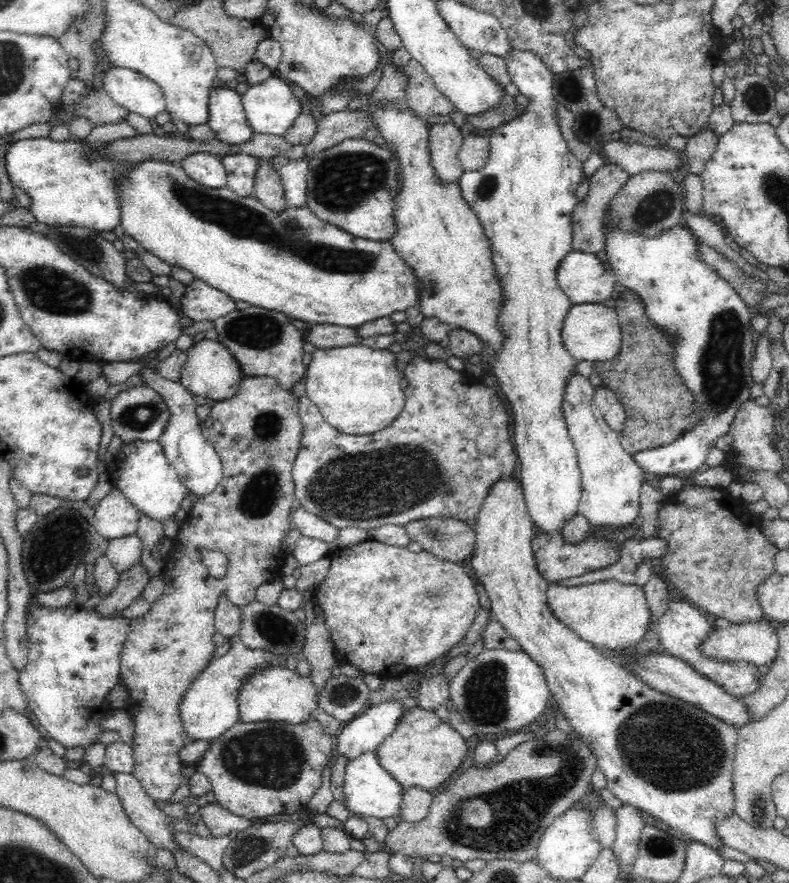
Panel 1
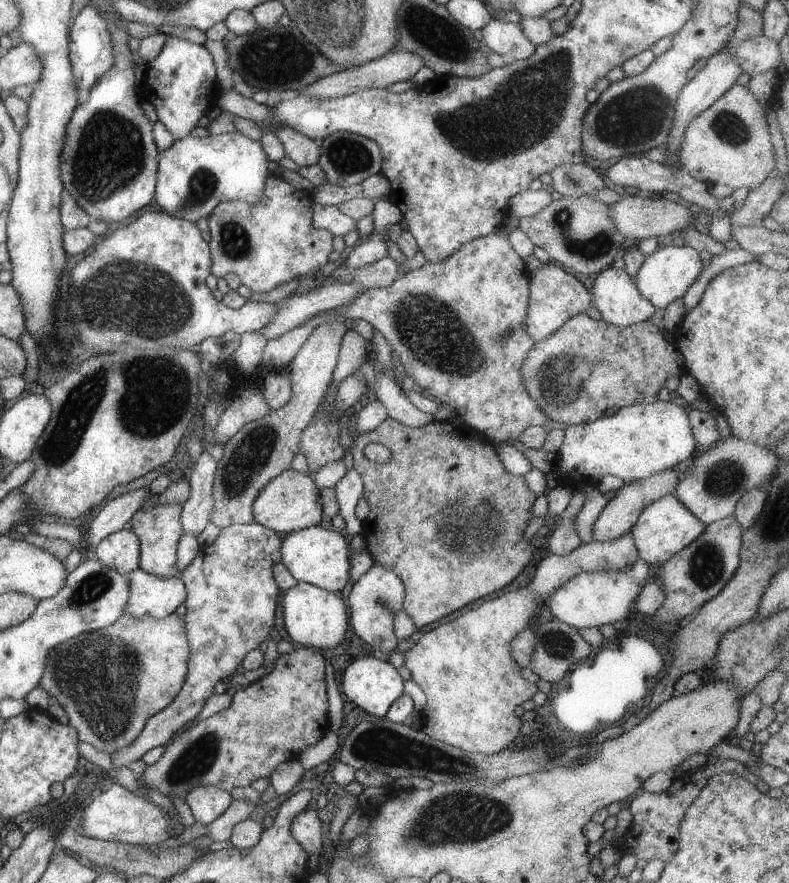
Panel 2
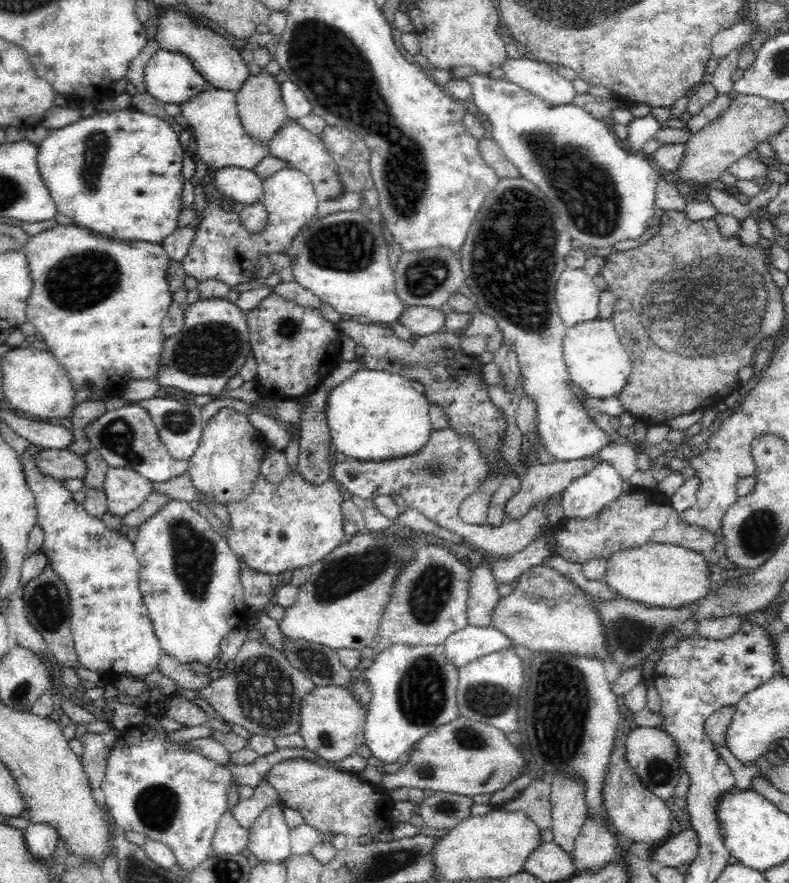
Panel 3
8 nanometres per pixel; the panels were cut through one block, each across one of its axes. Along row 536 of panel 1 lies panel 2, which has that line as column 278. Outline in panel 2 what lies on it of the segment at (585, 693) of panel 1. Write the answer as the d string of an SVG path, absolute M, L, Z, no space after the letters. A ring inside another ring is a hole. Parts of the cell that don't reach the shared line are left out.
M293 469L284 470L266 484L256 498L253 506L255 522L265 528L286 536L298 530L320 525L323 509L320 488L312 480L309 473L296 472Z

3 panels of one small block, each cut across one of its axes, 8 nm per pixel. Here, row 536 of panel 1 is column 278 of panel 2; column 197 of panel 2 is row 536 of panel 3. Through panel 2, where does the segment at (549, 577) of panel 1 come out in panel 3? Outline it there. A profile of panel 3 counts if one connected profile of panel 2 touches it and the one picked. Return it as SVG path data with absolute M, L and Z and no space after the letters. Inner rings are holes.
M624 493L620 499L606 504L602 513L595 518L562 521L560 528L554 530L556 555L579 566L600 556L610 560L613 554L620 552L620 549L639 547L644 544L672 544L711 555L717 544L716 536L712 532L686 523L679 518L679 513L671 506L658 504L652 498L654 494ZM652 504L654 504L654 514L652 514Z

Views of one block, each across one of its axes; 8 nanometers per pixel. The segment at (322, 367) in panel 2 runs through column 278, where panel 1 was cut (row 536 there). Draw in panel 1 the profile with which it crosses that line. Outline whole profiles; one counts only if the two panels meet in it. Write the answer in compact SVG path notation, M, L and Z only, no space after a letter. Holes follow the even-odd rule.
M428 518L425 520L414 520L405 525L406 532L410 537L410 541L418 543L423 548L423 551L432 554L438 559L451 561L457 564L472 554L476 543L476 528L472 528L462 523L460 520L450 518Z

